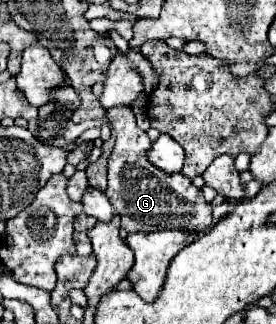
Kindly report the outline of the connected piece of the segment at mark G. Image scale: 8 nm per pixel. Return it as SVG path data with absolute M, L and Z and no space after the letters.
M120 105L108 111L108 121L116 133L116 145L108 159L108 191L106 197L110 205L118 211L122 229L132 231L158 231L158 229L190 229L204 231L212 223L212 205L206 203L202 191L192 185L188 177L182 173L166 175L166 171L158 171L148 159L146 149L150 149L148 135L138 129L134 113L130 107Z

